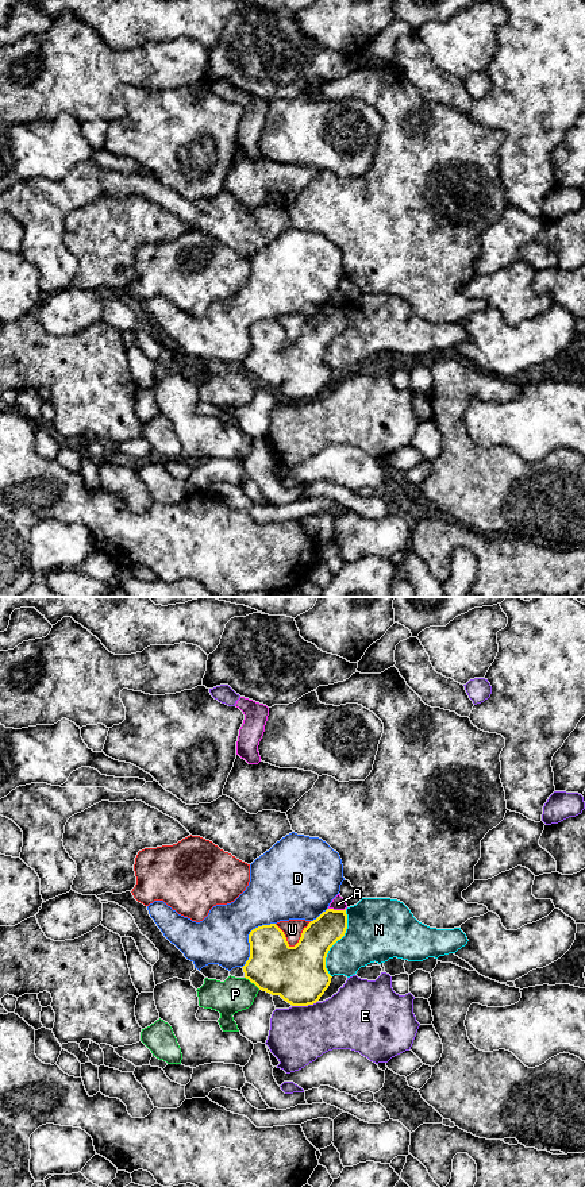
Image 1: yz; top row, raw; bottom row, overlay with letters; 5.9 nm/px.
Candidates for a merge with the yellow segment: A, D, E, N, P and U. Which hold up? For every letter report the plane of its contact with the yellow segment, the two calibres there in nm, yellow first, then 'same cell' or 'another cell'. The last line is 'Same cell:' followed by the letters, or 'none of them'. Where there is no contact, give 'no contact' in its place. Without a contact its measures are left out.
A: yz | 190/80 nm | another cell
D: yz | 300/320 nm | another cell
E: yz | 340/340 nm | another cell
N: yz | 280/360 nm | another cell
P: yz | 320/200 nm | another cell
U: yz | 340/120 nm | another cell
Same cell: none of them

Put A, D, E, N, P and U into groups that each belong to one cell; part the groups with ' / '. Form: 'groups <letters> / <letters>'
groups A E / D / N / P / U

